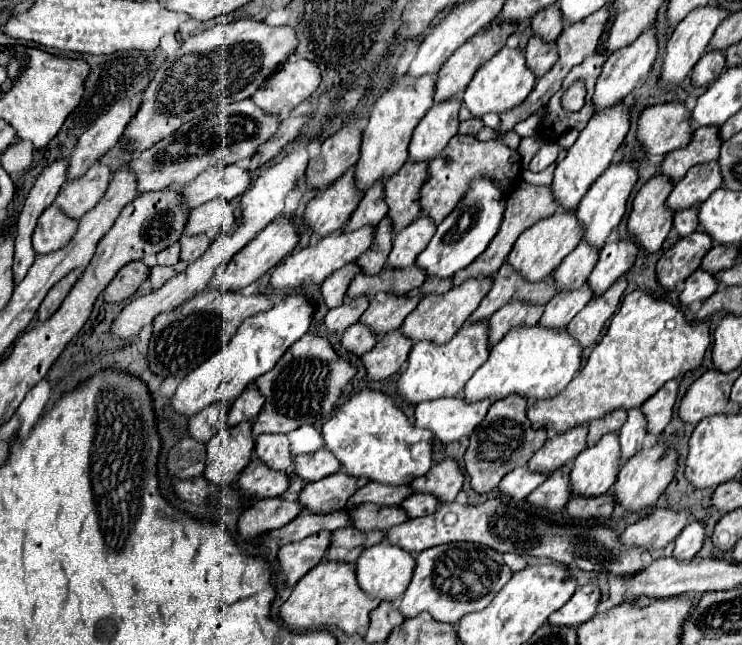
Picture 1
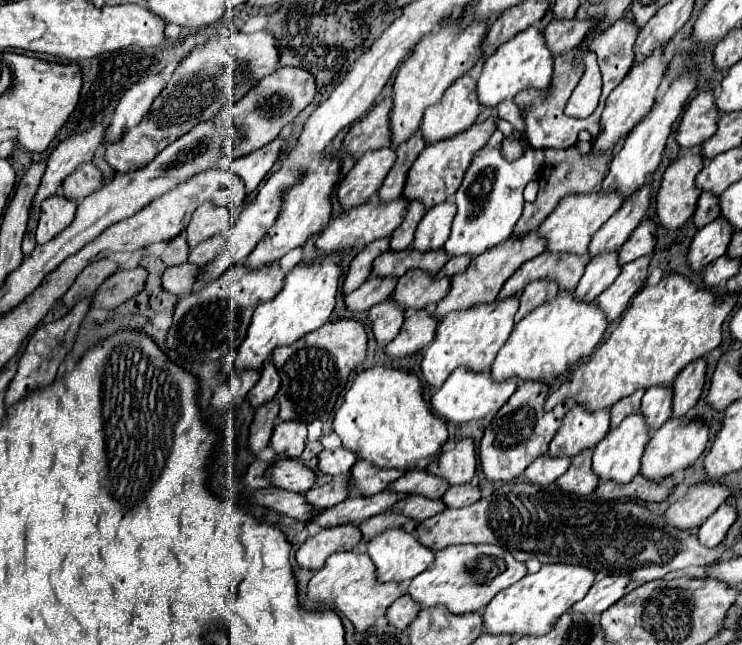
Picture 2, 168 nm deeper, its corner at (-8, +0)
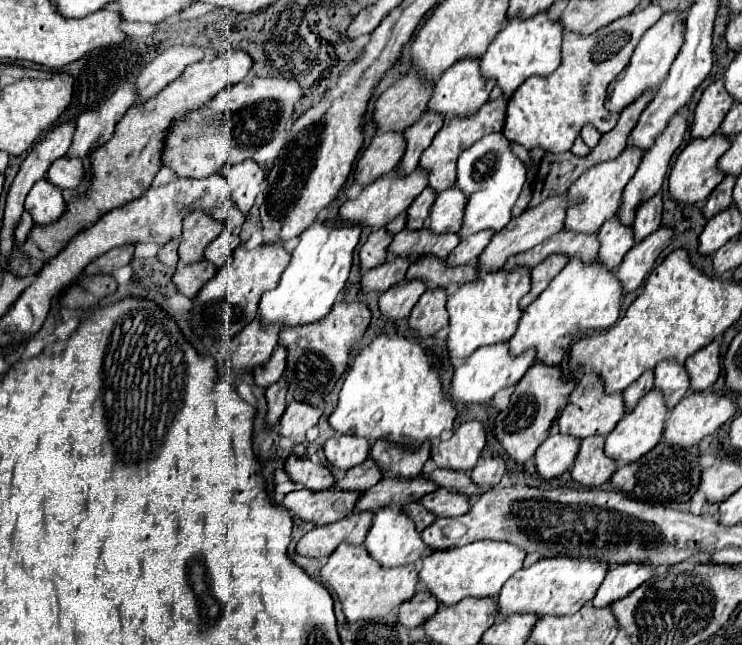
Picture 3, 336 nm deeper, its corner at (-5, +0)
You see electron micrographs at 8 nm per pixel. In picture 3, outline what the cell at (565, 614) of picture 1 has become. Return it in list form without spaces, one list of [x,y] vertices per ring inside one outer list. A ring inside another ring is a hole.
[[[630,562],[630,564],[622,564],[612,568],[600,590],[596,592],[596,598],[592,600],[592,604],[596,608],[604,608],[616,600],[626,598],[632,590],[636,590],[640,584],[644,584],[652,574],[654,574],[654,566],[648,562]]]

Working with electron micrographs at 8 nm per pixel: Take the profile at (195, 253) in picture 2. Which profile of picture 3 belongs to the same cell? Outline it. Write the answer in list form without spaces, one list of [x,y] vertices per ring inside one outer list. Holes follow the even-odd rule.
[[[224,228],[222,234],[212,244],[208,244],[204,258],[214,262],[218,268],[222,268],[222,264],[228,264],[232,260],[232,254],[238,244],[240,244],[240,238],[230,228]]]

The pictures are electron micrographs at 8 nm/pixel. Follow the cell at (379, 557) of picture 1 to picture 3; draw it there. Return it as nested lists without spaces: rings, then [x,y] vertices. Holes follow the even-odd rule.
[[[402,506],[376,510],[374,524],[372,524],[372,528],[364,540],[364,546],[368,548],[370,556],[386,568],[402,566],[402,564],[416,564],[420,560],[420,554],[426,550],[426,544],[422,542],[420,534],[416,532],[414,522],[402,512]]]

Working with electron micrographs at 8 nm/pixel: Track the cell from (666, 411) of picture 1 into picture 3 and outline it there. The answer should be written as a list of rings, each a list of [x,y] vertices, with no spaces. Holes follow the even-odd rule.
[[[714,340],[702,352],[696,352],[686,360],[690,374],[690,388],[694,392],[706,392],[720,376],[720,342]]]

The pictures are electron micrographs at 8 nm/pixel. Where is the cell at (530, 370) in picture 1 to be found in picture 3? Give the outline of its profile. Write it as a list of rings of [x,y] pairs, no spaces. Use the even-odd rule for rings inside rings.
[[[568,260],[562,272],[552,284],[524,310],[516,334],[508,340],[512,354],[522,354],[528,348],[536,348],[536,360],[546,364],[560,364],[576,338],[586,332],[606,330],[620,316],[624,288],[614,270],[608,270],[600,260],[594,264],[582,264],[582,260]]]

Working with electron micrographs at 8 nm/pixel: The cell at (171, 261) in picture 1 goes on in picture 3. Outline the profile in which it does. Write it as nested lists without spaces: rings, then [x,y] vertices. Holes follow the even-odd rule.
[[[174,238],[168,244],[164,244],[158,252],[160,262],[164,262],[170,268],[176,268],[176,264],[178,264],[178,244],[180,244],[180,238]]]

